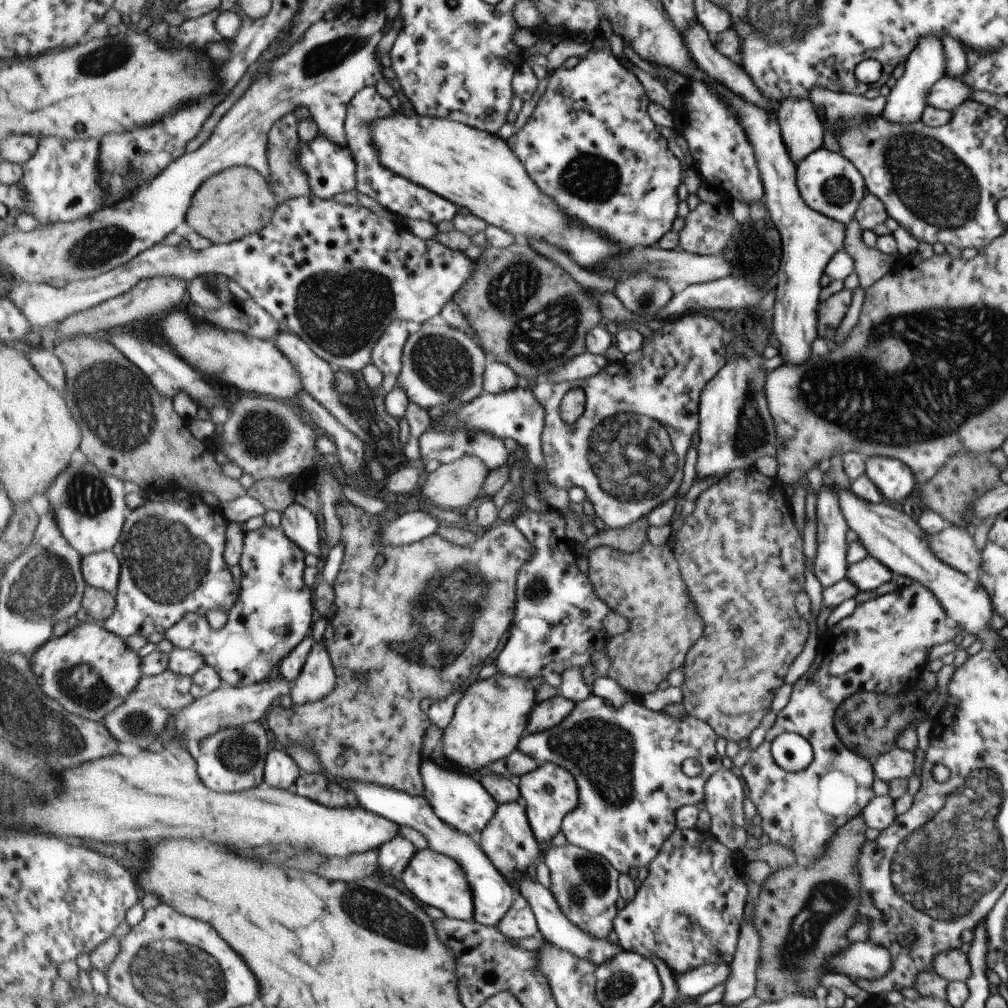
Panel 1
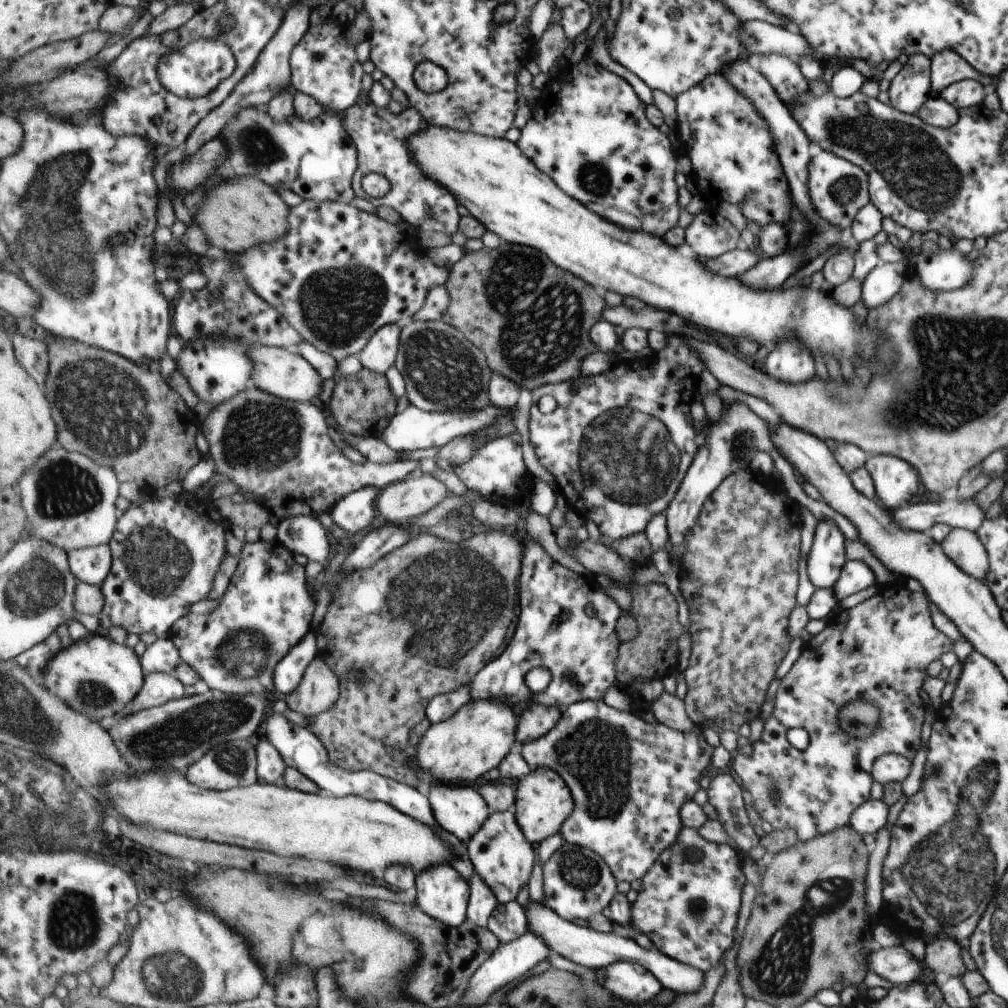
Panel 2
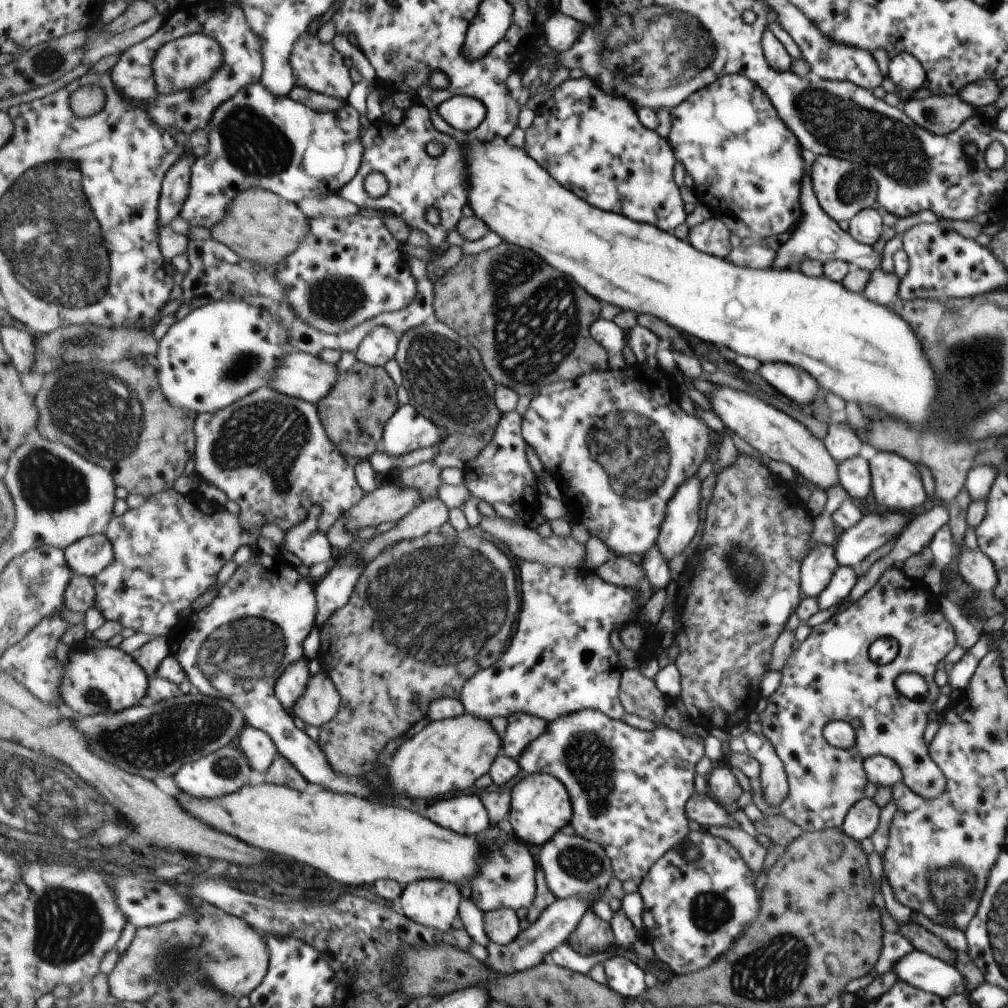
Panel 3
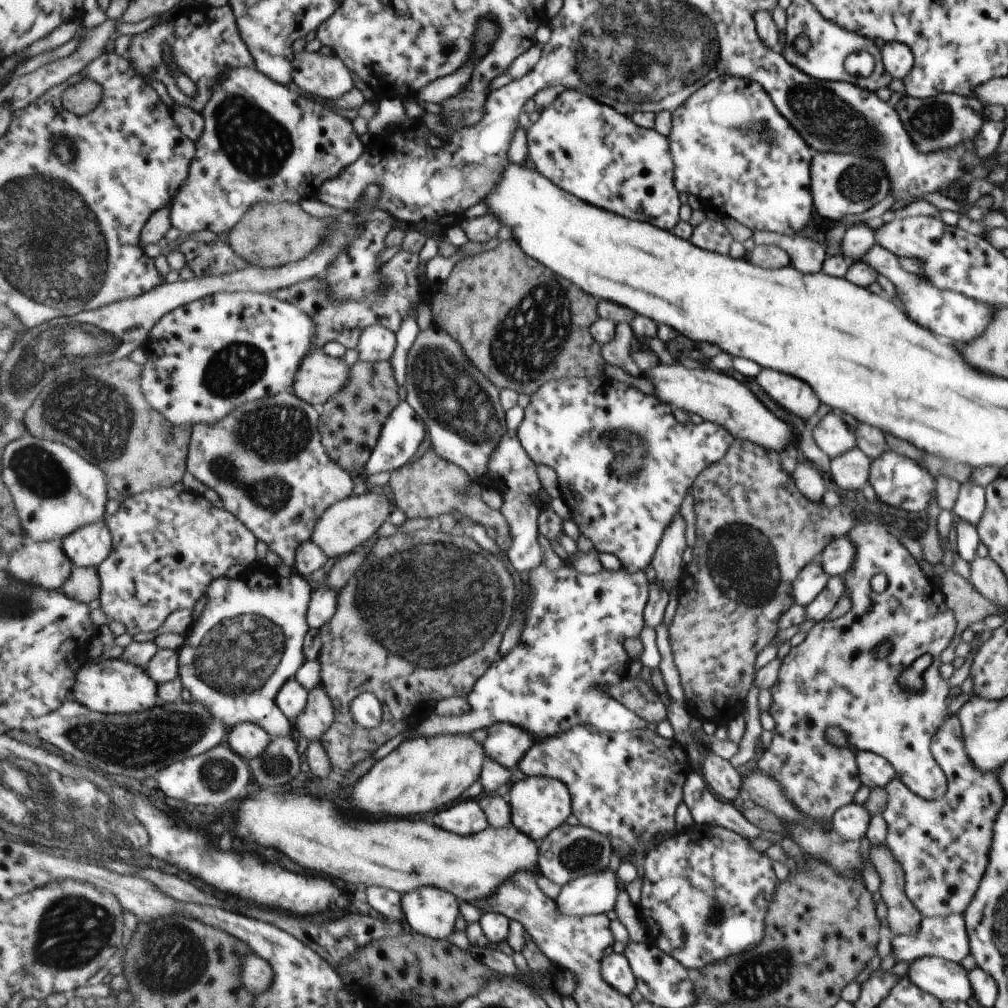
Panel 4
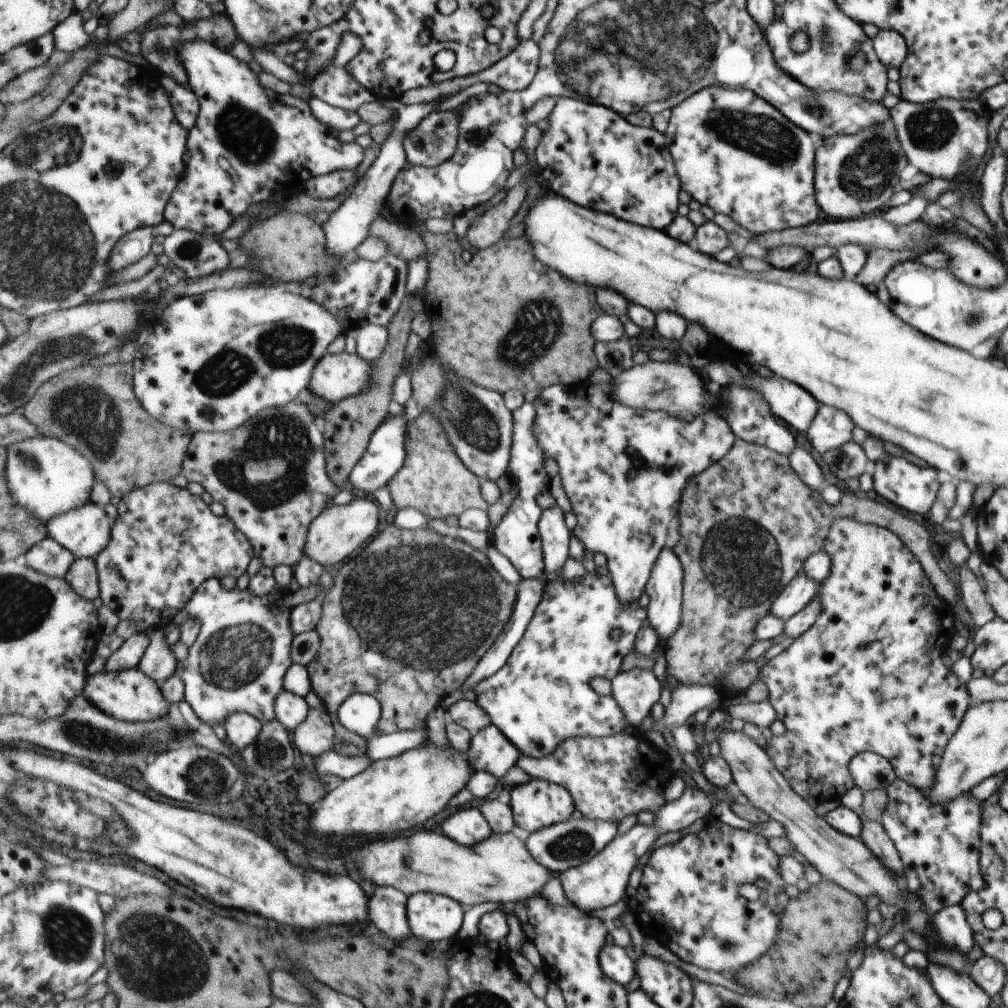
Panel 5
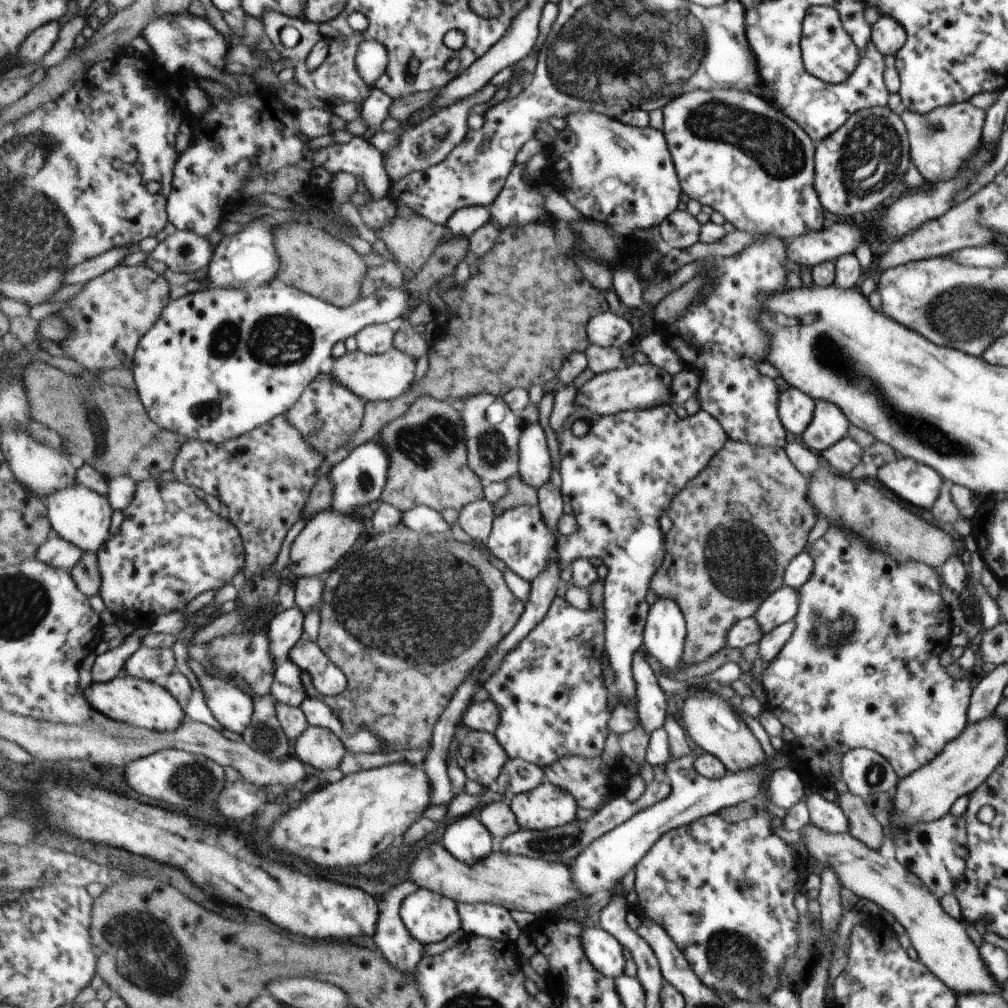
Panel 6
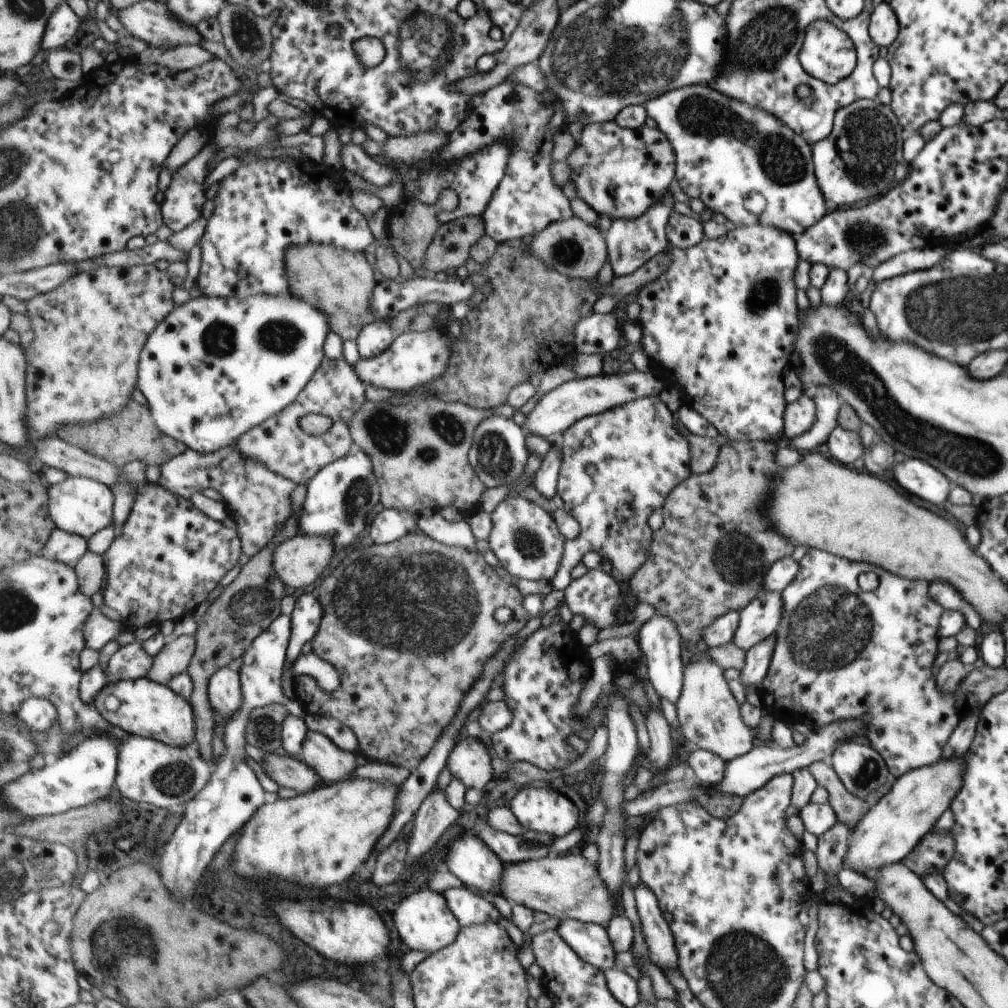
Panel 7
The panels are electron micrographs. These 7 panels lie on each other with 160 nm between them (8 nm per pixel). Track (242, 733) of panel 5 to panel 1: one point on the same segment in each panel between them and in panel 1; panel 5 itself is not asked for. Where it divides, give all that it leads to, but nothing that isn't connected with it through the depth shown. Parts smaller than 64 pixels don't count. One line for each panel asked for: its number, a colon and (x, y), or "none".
1: (282, 771)
2: (272, 767)
3: (261, 749)
4: (249, 740)

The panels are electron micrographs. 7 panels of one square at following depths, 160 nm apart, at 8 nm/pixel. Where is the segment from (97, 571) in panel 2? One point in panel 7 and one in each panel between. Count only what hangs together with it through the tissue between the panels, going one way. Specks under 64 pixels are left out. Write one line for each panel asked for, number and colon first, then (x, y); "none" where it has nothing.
3: (90, 556)
4: (90, 546)
5: (86, 532)
6: (79, 515)
7: (83, 506)

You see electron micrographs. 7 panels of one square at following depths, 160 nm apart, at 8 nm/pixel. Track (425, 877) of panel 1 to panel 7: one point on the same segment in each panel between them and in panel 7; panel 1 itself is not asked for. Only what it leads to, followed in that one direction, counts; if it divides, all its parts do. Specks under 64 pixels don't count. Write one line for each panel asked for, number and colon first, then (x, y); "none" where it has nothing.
2: (442, 892)
3: (434, 903)
4: (430, 911)
5: (433, 917)
6: (430, 916)
7: (424, 921)

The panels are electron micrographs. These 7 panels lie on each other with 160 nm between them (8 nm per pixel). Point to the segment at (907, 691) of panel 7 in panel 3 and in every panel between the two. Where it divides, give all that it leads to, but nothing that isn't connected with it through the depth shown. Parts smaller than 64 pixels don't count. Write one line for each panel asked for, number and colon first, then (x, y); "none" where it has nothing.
3: (829, 677)
4: (830, 679)
5: (867, 676)
6: (860, 669)

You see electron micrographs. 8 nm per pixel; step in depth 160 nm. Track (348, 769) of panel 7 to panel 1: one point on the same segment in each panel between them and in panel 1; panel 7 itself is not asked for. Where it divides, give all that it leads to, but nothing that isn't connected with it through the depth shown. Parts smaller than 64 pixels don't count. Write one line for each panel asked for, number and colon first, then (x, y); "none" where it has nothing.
1: (318, 678)
2: (319, 690)
3: (320, 703)
4: (320, 713)
5: (316, 735)
6: (321, 748)

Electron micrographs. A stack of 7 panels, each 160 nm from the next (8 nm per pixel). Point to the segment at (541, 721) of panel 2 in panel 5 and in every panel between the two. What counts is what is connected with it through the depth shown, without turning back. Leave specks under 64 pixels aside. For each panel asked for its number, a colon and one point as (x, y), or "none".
3: (522, 729)
4: (507, 744)
5: (490, 750)

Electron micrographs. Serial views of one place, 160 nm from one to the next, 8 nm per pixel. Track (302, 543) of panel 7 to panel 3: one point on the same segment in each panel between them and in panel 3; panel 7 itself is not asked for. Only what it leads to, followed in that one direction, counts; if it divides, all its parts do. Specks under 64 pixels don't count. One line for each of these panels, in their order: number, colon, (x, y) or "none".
3: (389, 503)
4: (349, 523)
5: (336, 534)
6: (326, 539)

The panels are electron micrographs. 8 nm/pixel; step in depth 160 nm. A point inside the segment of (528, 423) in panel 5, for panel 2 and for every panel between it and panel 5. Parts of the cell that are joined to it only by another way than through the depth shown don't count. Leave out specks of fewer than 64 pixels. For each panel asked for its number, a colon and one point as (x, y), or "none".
2: (497, 470)
3: (500, 475)
4: (510, 462)

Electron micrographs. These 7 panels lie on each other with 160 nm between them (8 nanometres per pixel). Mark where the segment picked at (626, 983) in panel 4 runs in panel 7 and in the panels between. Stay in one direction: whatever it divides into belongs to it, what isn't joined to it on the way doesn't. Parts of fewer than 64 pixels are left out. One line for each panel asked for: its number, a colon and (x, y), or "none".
5: (615, 962)
6: (606, 953)
7: (591, 941)

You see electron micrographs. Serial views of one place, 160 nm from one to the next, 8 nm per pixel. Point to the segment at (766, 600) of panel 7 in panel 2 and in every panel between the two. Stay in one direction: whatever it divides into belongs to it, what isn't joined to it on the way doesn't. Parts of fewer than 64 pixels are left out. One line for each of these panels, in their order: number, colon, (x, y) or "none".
2: (826, 558)
3: (819, 566)
4: (810, 582)
5: (796, 595)
6: (779, 607)

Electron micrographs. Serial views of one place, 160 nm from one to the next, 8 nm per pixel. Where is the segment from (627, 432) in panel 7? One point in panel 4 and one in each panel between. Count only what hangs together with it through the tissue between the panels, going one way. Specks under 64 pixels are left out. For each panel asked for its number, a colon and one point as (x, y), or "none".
4: (585, 428)
5: (596, 442)
6: (618, 478)

